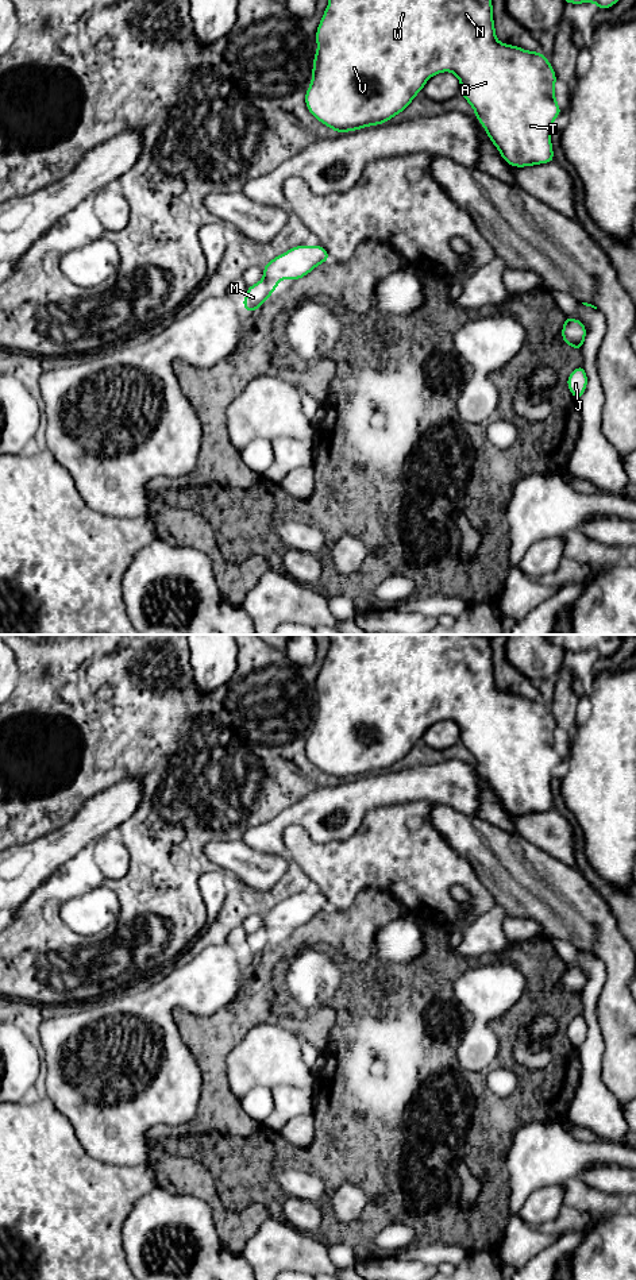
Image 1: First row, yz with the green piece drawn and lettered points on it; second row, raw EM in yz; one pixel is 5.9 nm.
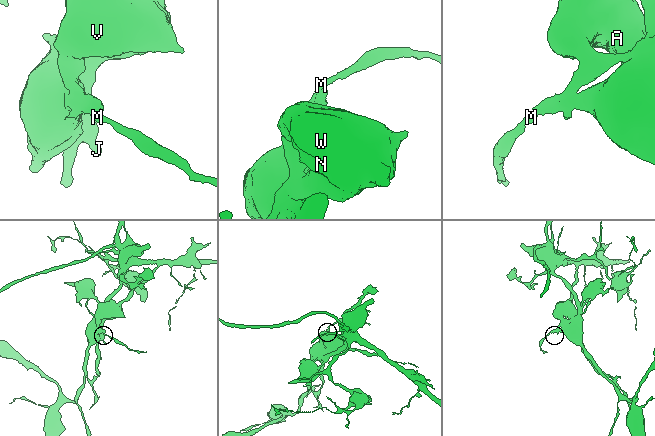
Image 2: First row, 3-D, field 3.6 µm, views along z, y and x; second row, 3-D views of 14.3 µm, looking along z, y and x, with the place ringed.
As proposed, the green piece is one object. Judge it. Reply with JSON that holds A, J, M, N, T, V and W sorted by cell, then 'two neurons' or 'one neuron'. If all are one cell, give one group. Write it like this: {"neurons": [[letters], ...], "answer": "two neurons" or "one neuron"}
{"neurons": [["A", "J", "N", "T", "V", "W"], ["M"]], "answer": "two neurons"}

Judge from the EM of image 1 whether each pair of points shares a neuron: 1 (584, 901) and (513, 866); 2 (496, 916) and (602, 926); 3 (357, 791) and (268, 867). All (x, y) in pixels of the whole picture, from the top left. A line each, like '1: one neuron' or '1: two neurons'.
1: one neuron
2: one neuron
3: one neuron

